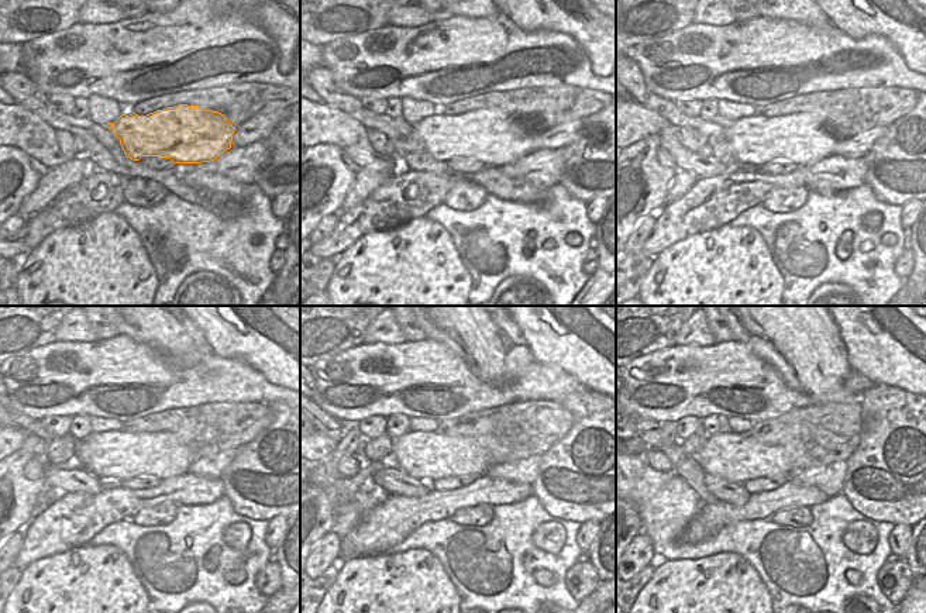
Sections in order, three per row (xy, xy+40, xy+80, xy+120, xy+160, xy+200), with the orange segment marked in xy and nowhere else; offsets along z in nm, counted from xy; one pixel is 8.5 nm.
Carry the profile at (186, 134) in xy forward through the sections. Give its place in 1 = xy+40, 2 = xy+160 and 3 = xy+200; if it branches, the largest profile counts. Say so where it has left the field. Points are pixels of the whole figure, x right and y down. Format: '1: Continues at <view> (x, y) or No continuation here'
1: Continues at xy+40 (495, 138)
2: Continues at xy+160 (423, 455)
3: Continues at xy+200 (735, 457)

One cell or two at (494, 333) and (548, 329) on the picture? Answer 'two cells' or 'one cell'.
two cells

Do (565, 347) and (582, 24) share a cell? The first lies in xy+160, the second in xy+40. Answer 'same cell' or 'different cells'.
same cell

